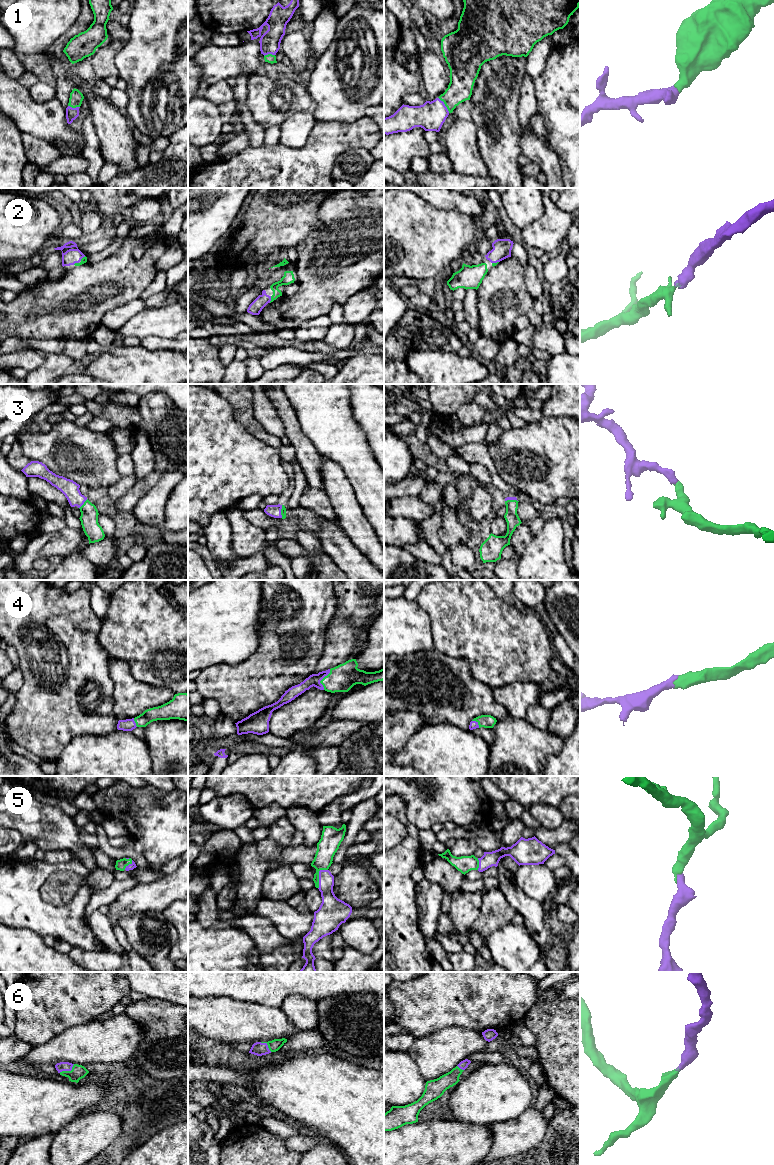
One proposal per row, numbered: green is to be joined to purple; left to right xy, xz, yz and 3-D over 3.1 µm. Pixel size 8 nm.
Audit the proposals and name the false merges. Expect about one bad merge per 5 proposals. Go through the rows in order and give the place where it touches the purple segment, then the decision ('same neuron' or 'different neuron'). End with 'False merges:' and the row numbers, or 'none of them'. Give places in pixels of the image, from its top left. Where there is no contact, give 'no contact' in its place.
1: contact yz (444, 105); same neuron
2: contact xz (270, 299); same neuron
3: contact xy (83, 503); same neuron
4: contact xz (322, 678); same neuron
5: contact xz (319, 876); same neuron
6: contact xy (67, 1070); same neuron
False merges: none of them

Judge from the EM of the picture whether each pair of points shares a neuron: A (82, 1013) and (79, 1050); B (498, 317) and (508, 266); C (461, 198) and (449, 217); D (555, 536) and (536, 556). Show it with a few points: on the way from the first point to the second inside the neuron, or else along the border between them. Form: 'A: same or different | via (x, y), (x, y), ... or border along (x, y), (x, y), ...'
A: different | border along (97, 1017), (87, 1022), (70, 1026), (59, 1033)
B: same | via (498, 304), (502, 299), (503, 286), (507, 279)
C: different | border along (431, 203), (438, 208), (454, 209), (473, 216)
D: same | via (550, 541), (541, 552)

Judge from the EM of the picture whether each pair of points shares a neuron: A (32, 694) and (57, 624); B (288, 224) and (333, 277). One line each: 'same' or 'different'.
A: same
B: different

